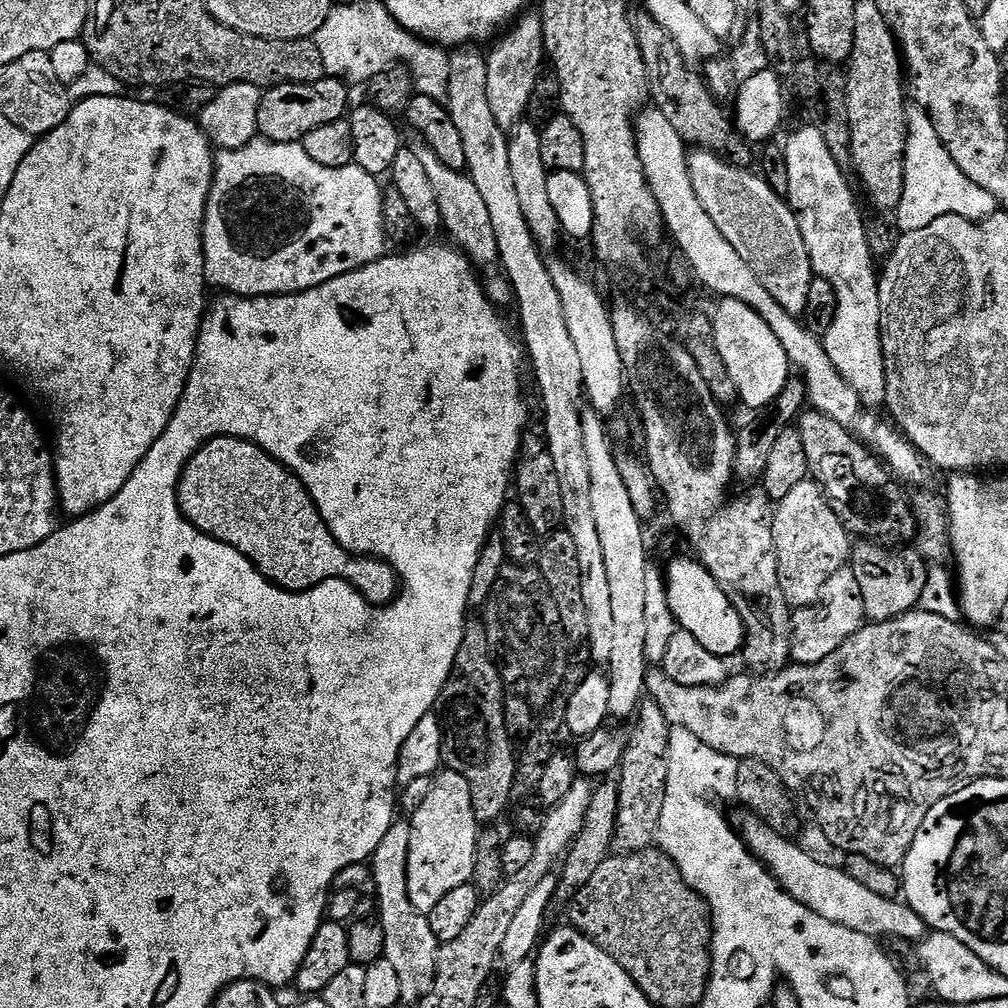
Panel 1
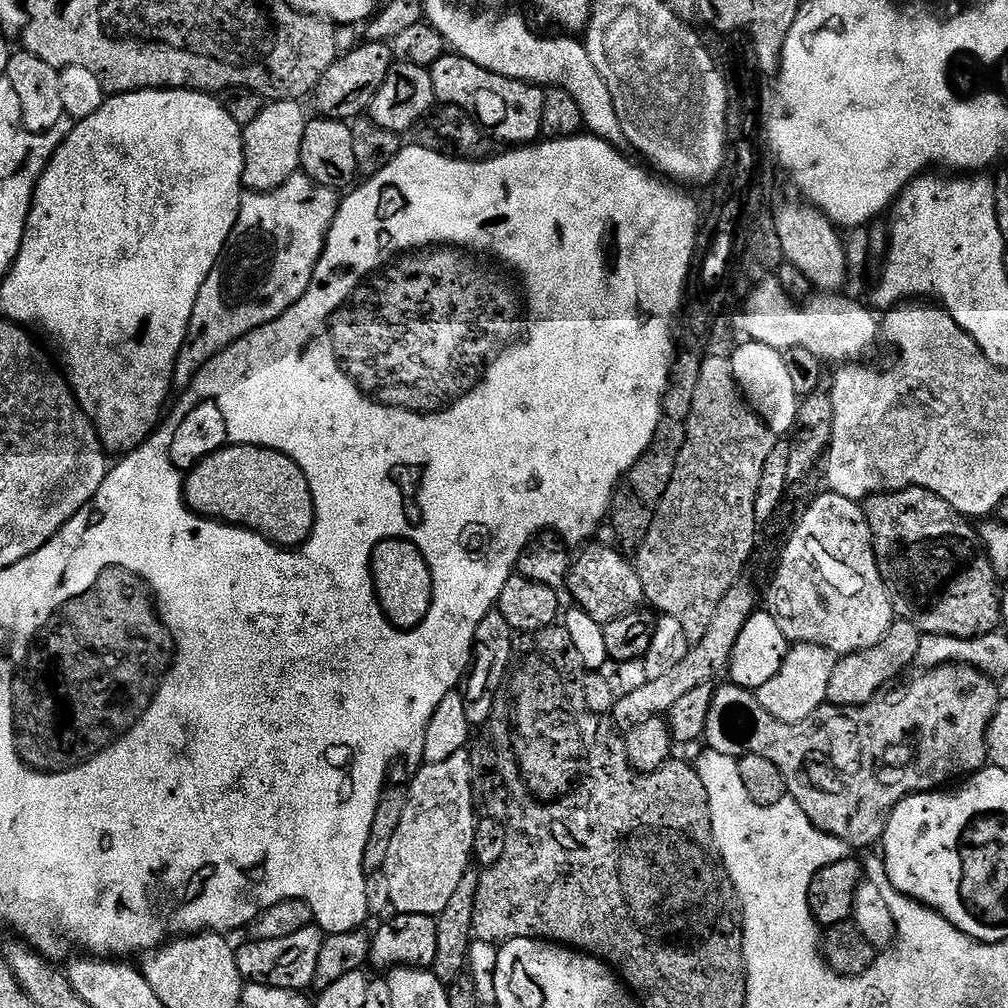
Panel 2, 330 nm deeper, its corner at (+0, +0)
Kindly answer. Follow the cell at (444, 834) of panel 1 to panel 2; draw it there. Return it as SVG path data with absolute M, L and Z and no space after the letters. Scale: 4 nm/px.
M465 750L446 758L446 762L424 764L421 769L408 784L408 801L397 833L391 839L383 872L386 882L390 882L390 905L396 908L399 915L426 914L437 917L442 910L446 910L446 902L450 902L454 889L470 871L474 860L472 847L478 813L472 804L472 754Z

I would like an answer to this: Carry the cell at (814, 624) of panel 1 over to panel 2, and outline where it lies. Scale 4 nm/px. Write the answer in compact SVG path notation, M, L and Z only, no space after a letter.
M792 644L778 674L774 674L774 678L770 678L766 686L755 689L758 702L762 702L767 712L778 718L778 722L802 723L826 703L830 690L830 674L834 674L836 662L834 653L822 646Z

